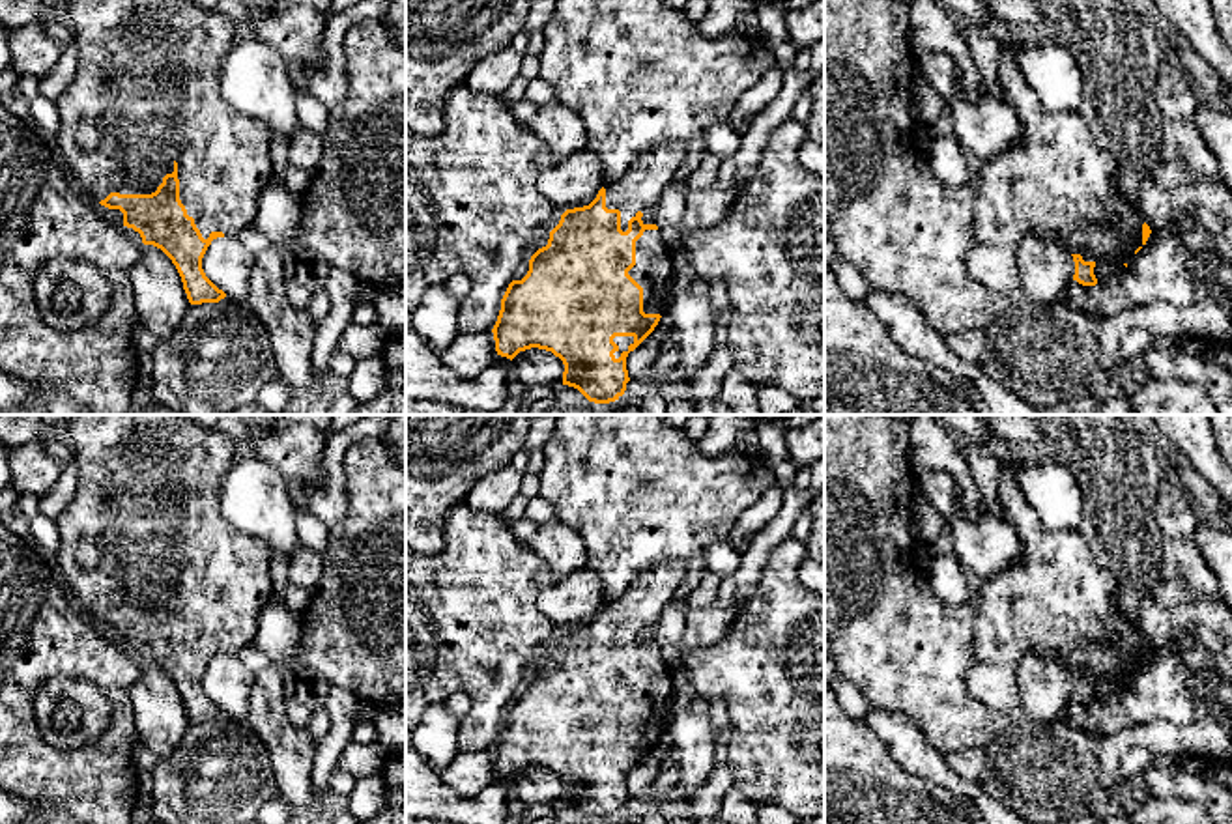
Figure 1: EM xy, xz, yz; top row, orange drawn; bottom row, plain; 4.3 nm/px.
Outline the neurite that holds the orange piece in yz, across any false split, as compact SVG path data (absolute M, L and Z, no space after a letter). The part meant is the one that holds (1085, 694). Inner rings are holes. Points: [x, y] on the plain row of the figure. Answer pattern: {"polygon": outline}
{"polygon": "M1002 460L998 497L1004 521L1021 536L1024 553L1013 566L981 583L967 686L987 708L1000 714L1013 712L1021 704L1017 667L1032 648L1041 646L1067 660L1075 680L1073 699L1096 704L1096 682L1122 680L1127 686L1152 648L1137 624L1129 622L1114 604L1118 581L1112 572L1097 562L1079 531L1051 531L1039 519L1019 490L1015 467L1008 460Z"}

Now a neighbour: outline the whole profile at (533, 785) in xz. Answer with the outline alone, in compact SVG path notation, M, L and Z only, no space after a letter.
M531 766L520 770L512 777L510 794L516 796L527 807L531 805L563 805L565 783L552 770Z

